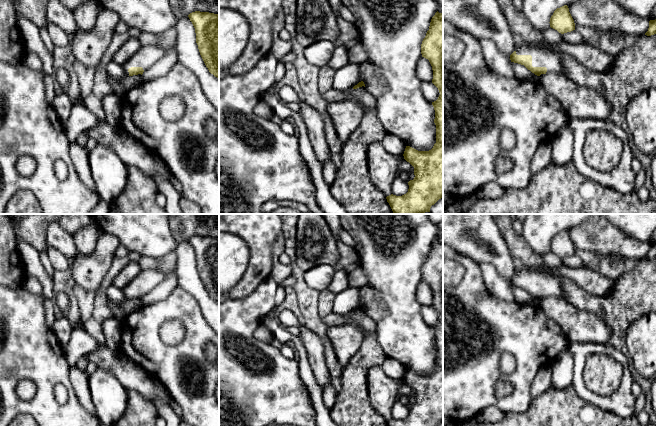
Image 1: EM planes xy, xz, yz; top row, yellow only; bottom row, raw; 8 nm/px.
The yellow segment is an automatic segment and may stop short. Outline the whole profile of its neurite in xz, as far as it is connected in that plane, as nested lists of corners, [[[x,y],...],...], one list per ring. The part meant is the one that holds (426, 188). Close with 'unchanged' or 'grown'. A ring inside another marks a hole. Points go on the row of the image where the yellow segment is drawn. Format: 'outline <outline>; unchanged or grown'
outline [[[437,11],[432,17],[421,44],[421,54],[432,66],[432,83],[440,93],[438,99],[432,102],[436,143],[429,151],[406,146],[403,156],[414,167],[415,177],[408,182],[406,194],[386,197],[394,214],[424,214],[443,198],[443,13]]]; unchanged

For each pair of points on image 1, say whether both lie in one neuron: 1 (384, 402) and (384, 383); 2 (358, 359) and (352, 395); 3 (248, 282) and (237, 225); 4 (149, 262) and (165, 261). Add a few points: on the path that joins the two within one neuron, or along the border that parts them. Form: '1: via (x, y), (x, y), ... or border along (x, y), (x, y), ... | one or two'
1: via (384, 397), (384, 388) | one
2: via (357, 368), (354, 375), (354, 386) | one
3: via (256, 268), (256, 244), (251, 239) | one
4: via (153, 262), (161, 262) | one

